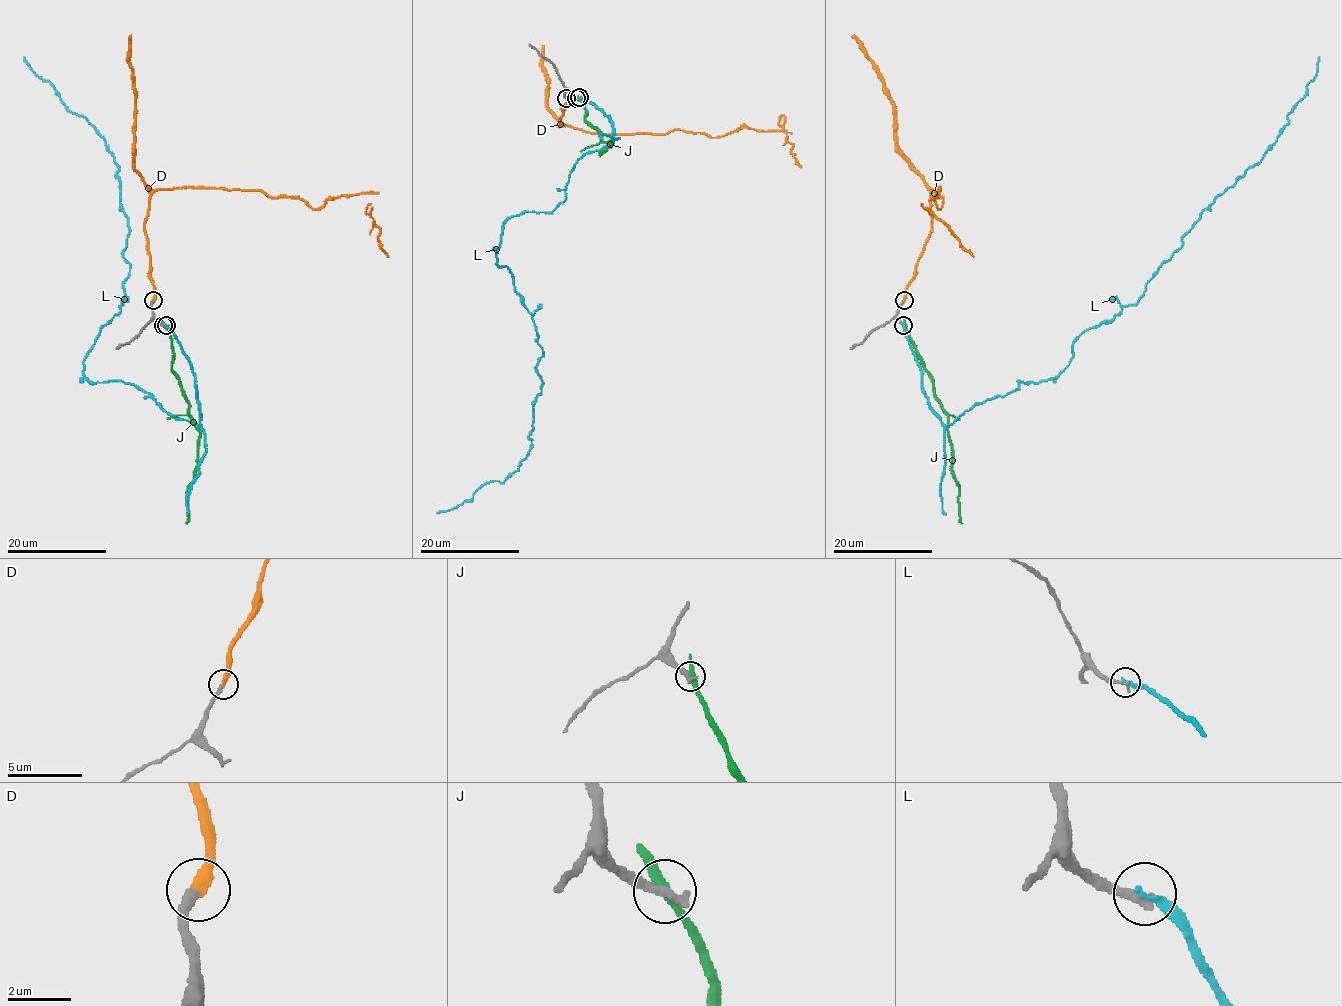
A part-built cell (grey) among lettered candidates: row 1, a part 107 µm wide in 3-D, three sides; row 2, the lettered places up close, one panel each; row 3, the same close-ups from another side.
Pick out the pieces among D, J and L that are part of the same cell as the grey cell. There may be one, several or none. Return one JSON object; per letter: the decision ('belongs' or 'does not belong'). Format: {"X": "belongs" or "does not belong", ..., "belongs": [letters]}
{"D": "belongs", "J": "does not belong", "L": "belongs", "belongs": ["D", "L"]}

